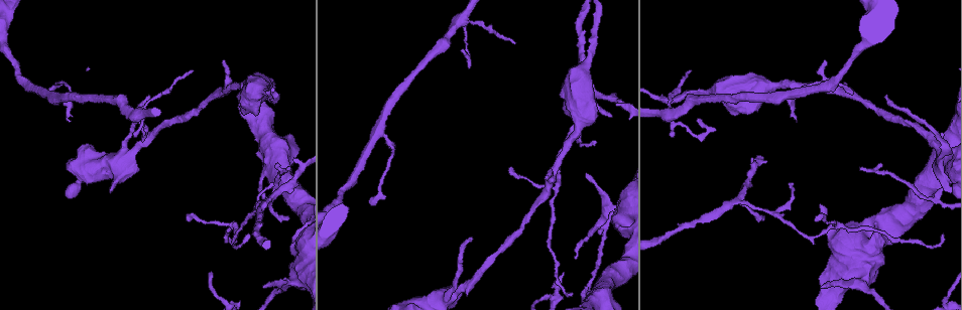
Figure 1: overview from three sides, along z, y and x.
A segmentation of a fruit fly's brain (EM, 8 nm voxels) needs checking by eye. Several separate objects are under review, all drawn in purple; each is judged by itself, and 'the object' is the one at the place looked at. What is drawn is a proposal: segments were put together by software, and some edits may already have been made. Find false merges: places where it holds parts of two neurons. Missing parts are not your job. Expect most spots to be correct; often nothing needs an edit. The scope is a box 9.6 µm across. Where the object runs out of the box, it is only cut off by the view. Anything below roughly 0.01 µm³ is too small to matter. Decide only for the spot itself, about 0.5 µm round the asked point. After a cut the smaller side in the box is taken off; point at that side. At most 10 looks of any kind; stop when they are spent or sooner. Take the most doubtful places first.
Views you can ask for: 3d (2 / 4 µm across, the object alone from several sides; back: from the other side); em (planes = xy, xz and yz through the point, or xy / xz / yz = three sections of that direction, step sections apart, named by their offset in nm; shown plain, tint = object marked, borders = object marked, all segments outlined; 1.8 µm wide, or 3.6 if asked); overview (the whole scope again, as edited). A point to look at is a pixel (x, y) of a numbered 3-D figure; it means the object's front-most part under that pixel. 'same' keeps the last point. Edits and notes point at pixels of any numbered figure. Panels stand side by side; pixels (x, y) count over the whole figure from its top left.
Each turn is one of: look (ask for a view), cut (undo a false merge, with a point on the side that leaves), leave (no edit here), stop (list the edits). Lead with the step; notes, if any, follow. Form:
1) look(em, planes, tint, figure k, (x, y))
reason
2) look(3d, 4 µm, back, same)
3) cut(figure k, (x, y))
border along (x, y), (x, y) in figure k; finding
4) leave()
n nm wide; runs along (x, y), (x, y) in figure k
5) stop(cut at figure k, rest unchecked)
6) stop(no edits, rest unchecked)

look(em, planes, tint, figure 1, (778, 95))
sharp bend

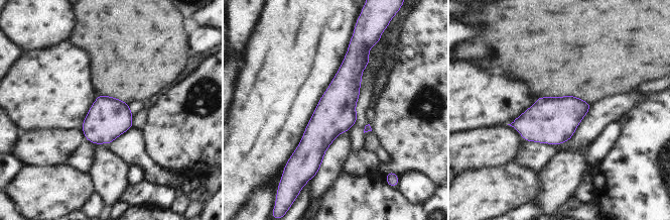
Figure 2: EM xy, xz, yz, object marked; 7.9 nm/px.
leave()
runs along (351, 50), (314, 166) in figure 2; continuous, no second neuron

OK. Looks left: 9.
look(3d, 4 µm, figure 1, (864, 282))
arms part here

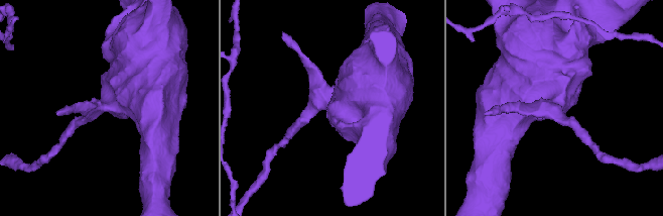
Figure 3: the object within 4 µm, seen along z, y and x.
look(em, planes, tint, figure 3, (554, 105))
3 arms; shape alone is not enough

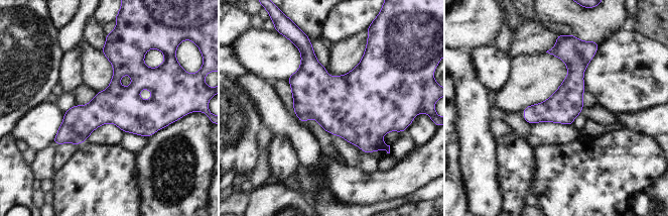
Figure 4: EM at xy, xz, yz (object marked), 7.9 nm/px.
leave()
continuous, no second neuron

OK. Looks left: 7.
look(em, planes, tint, figure 1, (737, 201))
three arms meet

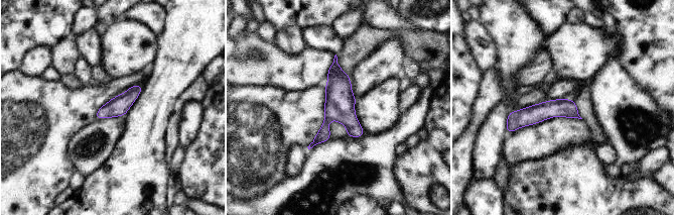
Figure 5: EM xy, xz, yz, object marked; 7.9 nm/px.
leave()
140 nm wide; runs along (334, 65), (334, 110), (315, 141) in figure 5; all the same neuron

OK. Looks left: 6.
look(3d, 4 µm, figure 1, (587, 289))
sharp bend

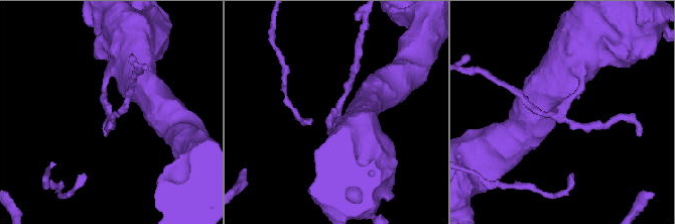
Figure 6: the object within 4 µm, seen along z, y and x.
look(em, planes, tint, figure 6, (337, 111))
need the tissue

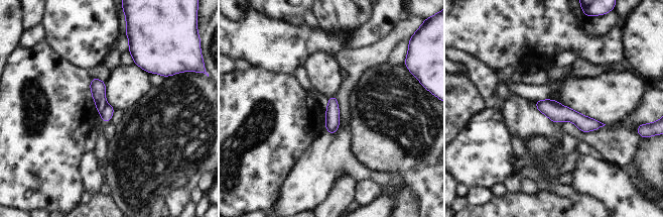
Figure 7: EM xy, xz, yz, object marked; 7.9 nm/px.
cut(figure 7, (106, 114))
border along (106, 103), (100, 112) in figure 7; two neurons meet here

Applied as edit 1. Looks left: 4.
stop(cut at figure 7, rest unchecked)

